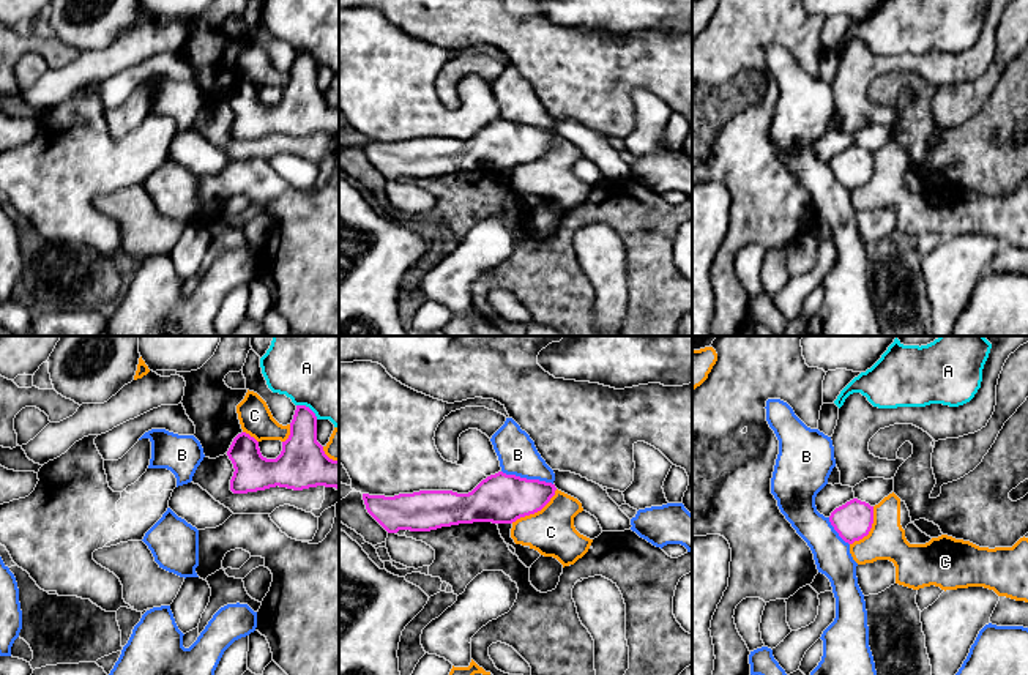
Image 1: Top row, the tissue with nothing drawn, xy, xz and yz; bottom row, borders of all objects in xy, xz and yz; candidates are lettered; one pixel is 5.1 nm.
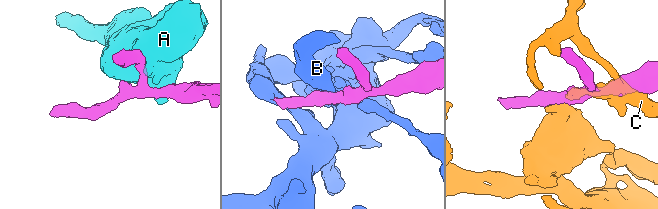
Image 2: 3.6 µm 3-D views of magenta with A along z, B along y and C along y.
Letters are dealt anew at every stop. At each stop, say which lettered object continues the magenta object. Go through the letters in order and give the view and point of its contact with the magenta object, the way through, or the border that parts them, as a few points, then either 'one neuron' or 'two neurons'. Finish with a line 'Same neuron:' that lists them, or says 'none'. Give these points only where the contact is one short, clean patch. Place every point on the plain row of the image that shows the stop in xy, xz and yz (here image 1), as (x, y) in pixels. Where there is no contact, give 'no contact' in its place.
A: contact xy (308, 54); border xy (297, 51), (305, 51), (317, 65); two neurons
B: contact xz (525, 125); one neuron
C: contact xz (535, 158); two neurons
Same neuron: B

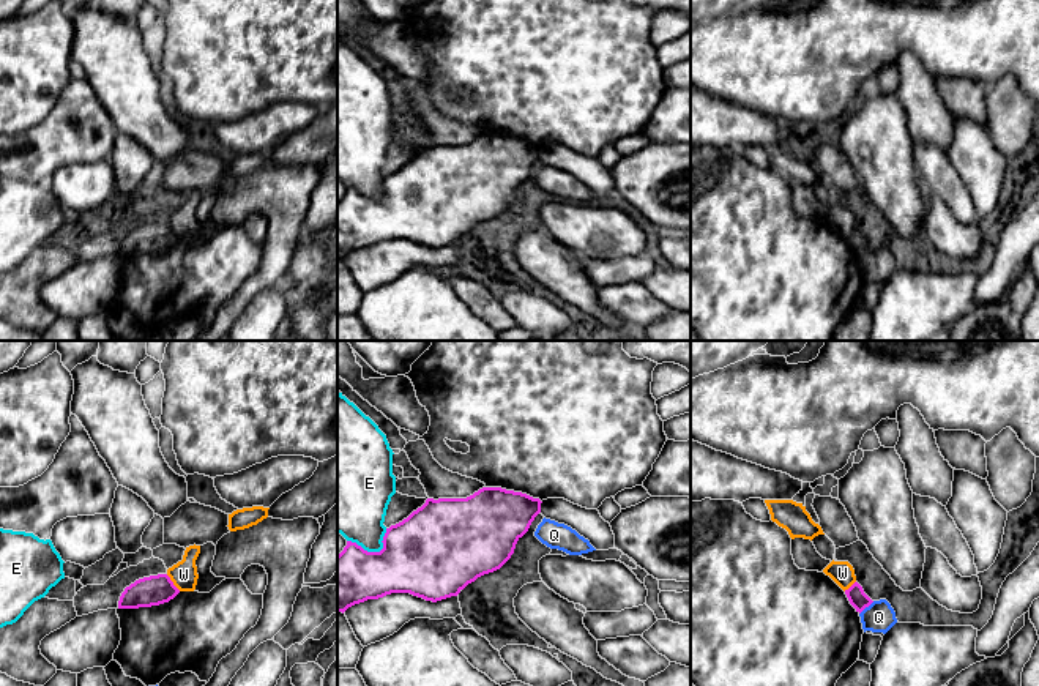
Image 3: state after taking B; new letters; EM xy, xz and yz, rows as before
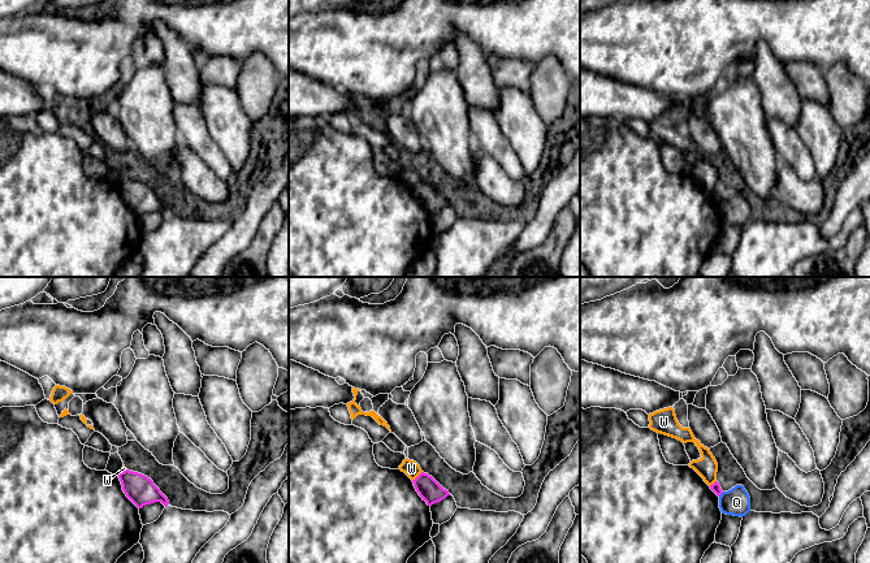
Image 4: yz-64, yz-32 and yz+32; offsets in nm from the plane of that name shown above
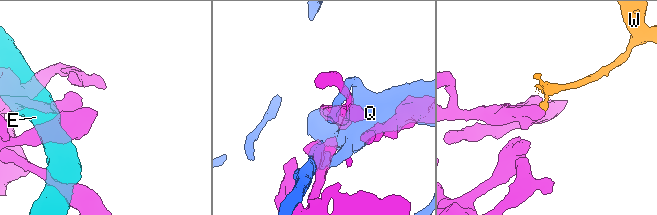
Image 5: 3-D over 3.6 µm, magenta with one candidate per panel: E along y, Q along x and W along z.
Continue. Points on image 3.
E: contact xz (374, 199); two neurons
Q: contact yz (866, 253); two neurons
W: contact xy (172, 229); border xy (166, 221), (180, 237); two neurons
Same neuron: none

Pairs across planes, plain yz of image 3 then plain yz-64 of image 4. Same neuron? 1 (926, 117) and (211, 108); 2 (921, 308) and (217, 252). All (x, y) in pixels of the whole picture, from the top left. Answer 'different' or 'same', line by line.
1: different
2: different

